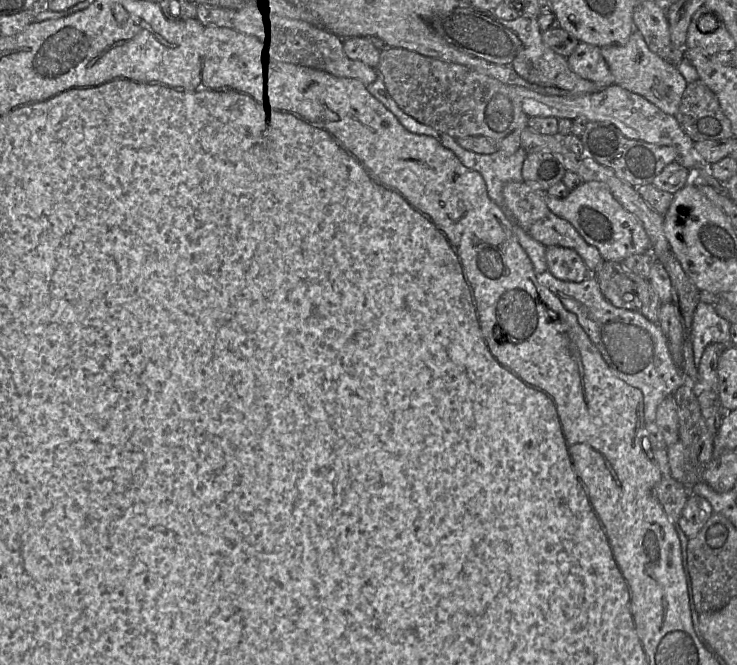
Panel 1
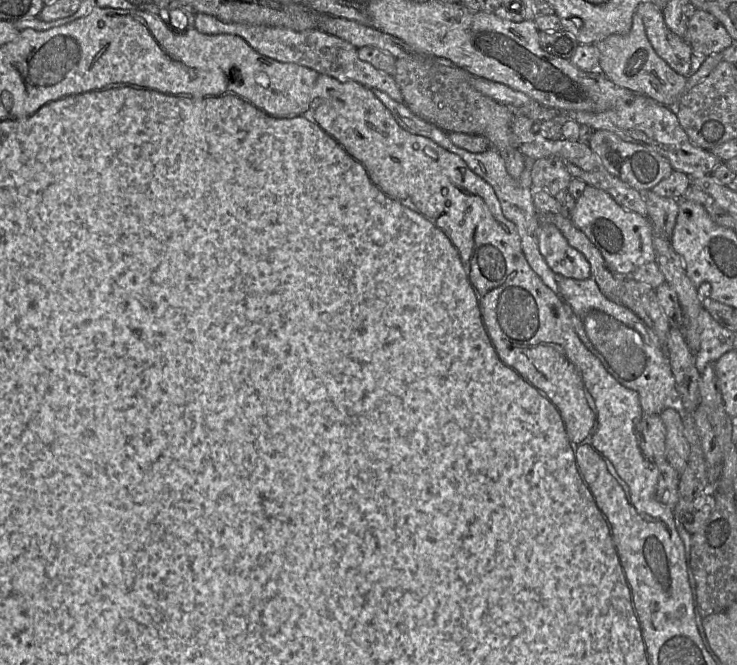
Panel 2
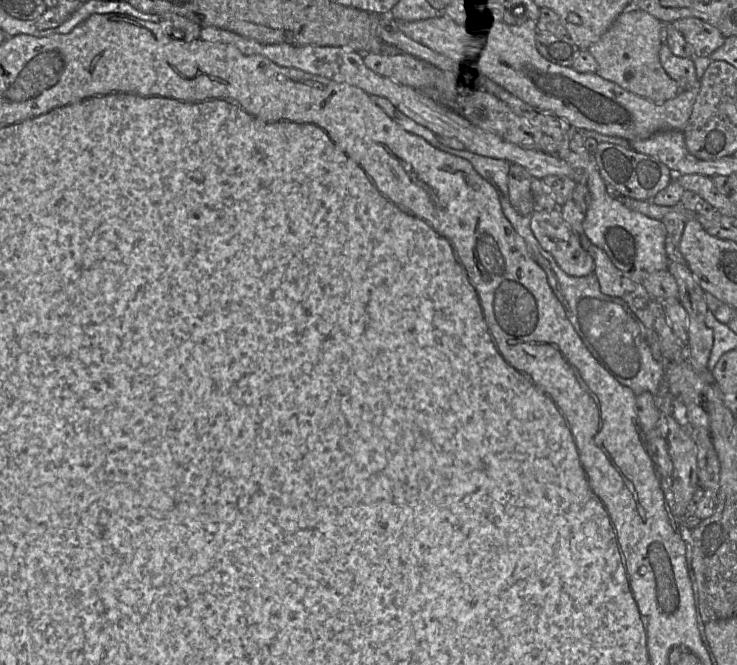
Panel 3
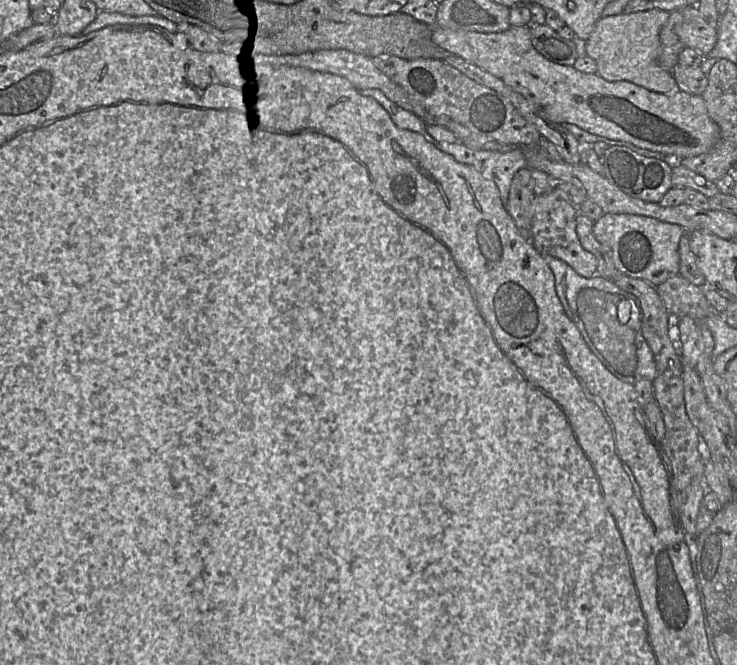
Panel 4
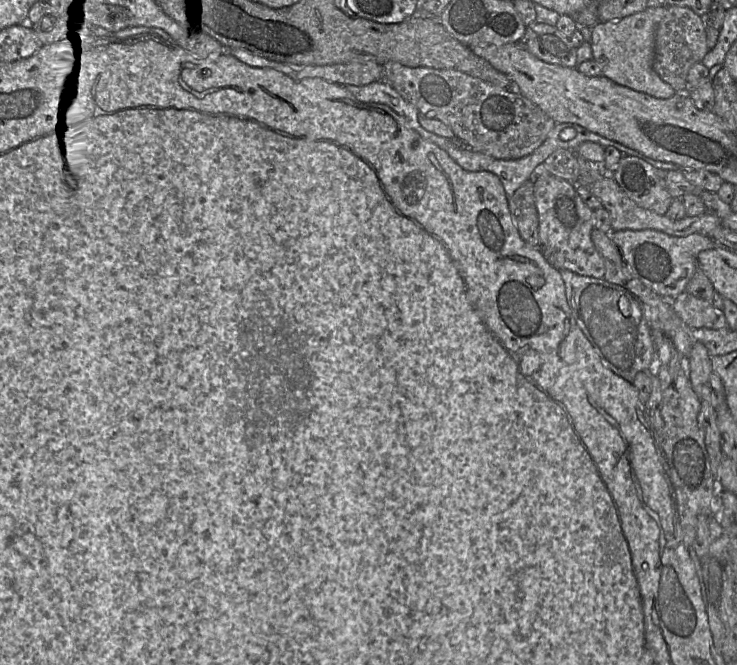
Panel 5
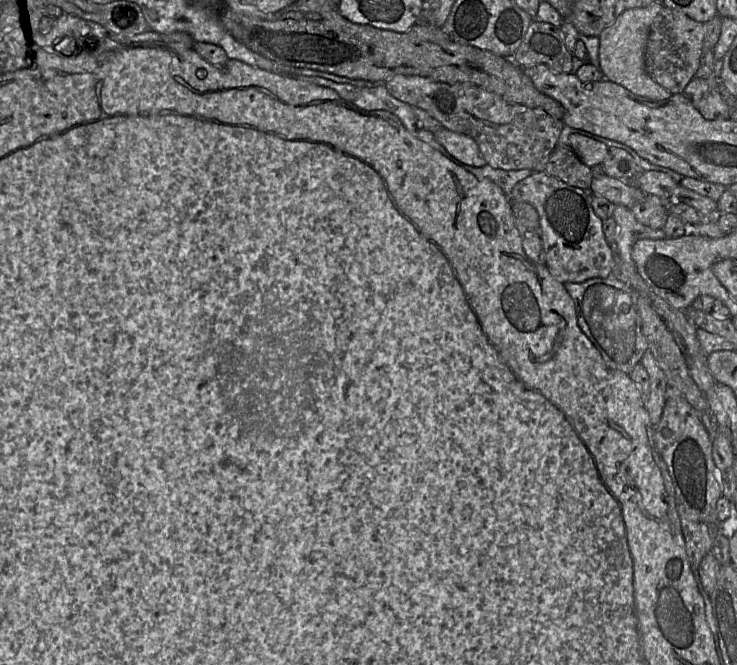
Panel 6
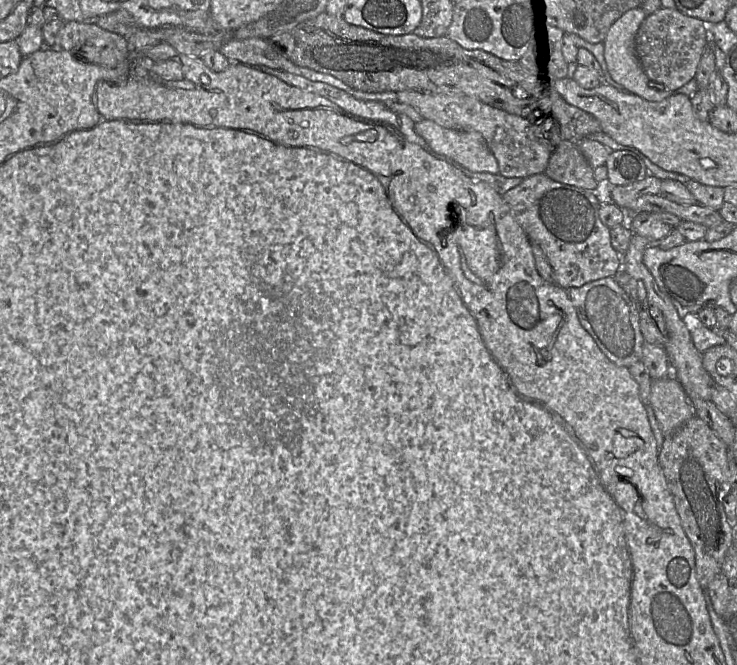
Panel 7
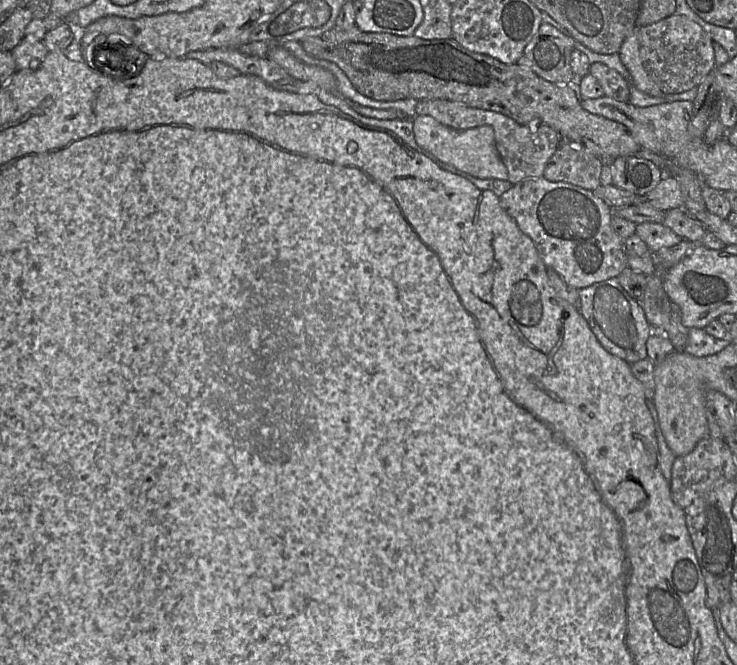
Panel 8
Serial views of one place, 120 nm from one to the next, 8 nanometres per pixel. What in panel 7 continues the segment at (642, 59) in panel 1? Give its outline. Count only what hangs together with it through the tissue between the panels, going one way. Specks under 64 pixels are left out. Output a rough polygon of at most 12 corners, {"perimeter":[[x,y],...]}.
{"perimeter":[[647,14],[615,21],[603,42],[610,76],[624,90],[661,101],[671,90],[649,79],[636,54]]}

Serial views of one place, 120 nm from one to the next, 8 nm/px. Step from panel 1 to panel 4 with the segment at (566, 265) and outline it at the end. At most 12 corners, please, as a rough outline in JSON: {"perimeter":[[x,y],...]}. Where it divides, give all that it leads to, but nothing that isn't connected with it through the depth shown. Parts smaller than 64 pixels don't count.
{"perimeter":[[554,189],[533,201],[533,246],[578,275],[598,261],[580,244],[578,208]]}

